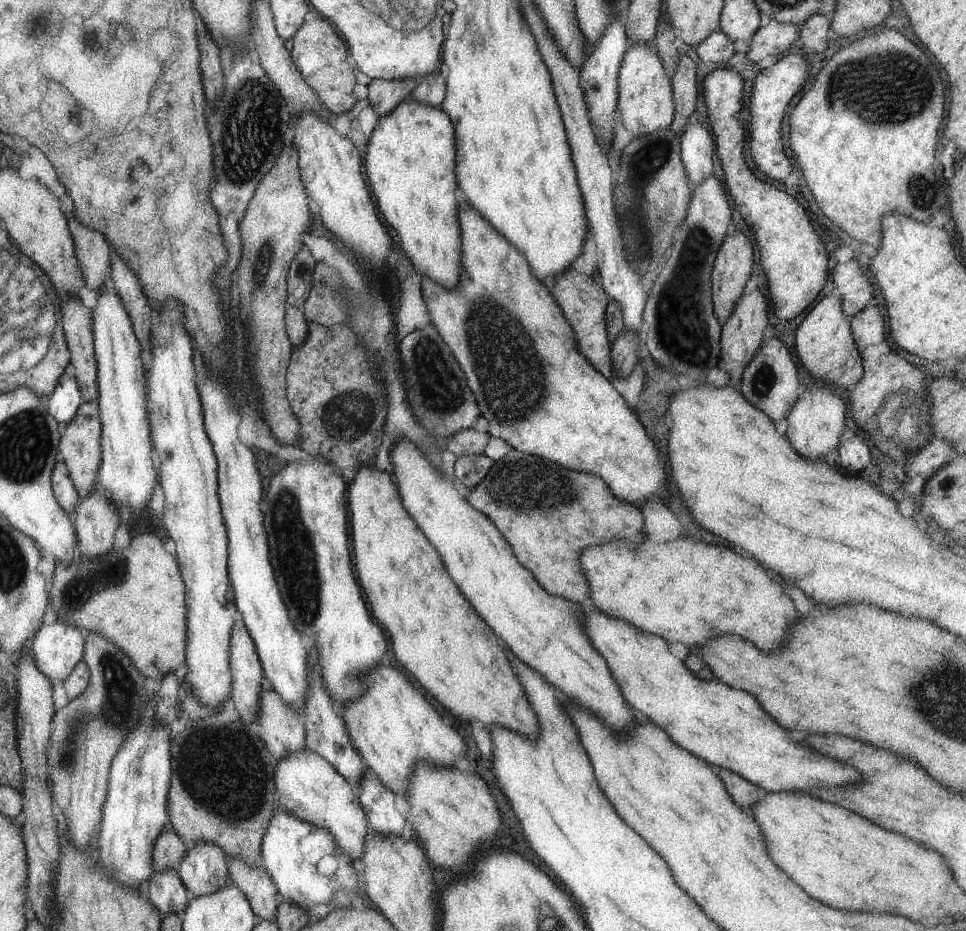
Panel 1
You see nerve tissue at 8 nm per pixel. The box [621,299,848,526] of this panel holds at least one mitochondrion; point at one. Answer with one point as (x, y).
(762, 383)

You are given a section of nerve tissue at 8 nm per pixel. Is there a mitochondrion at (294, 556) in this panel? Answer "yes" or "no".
yes

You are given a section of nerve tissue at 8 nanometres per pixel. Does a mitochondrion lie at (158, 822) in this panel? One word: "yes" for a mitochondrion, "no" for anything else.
no

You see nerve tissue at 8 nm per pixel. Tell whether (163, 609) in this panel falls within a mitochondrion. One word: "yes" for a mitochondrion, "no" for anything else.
no

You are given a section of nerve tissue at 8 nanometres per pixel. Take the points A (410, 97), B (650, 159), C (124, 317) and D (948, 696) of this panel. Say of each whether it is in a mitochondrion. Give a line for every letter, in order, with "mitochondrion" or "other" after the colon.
A: other
B: mitochondrion
C: other
D: mitochondrion

